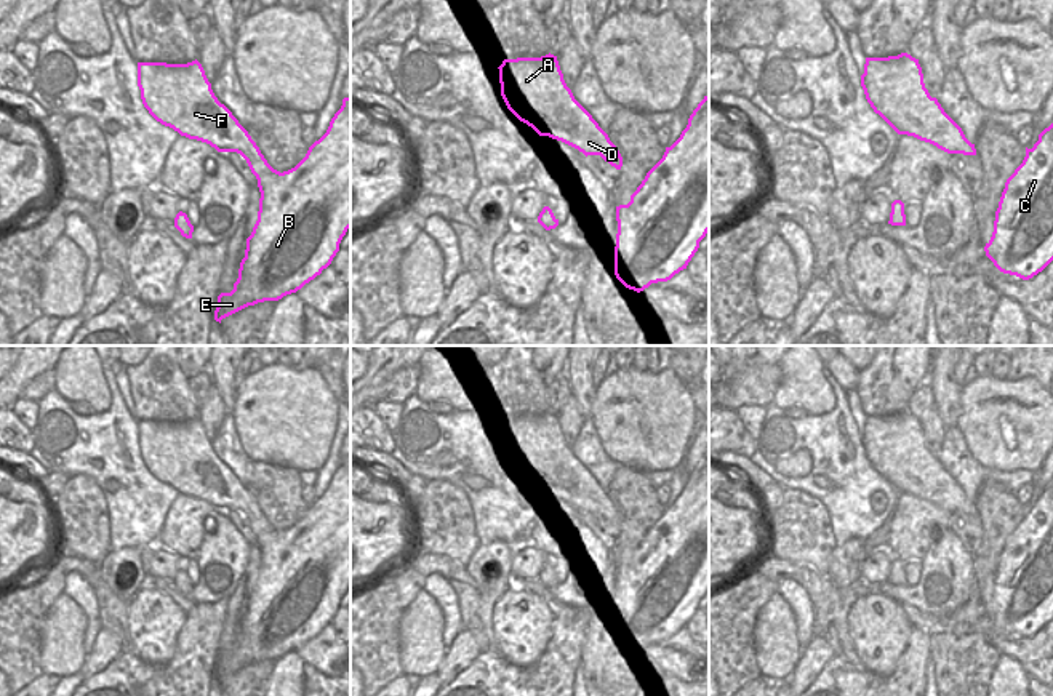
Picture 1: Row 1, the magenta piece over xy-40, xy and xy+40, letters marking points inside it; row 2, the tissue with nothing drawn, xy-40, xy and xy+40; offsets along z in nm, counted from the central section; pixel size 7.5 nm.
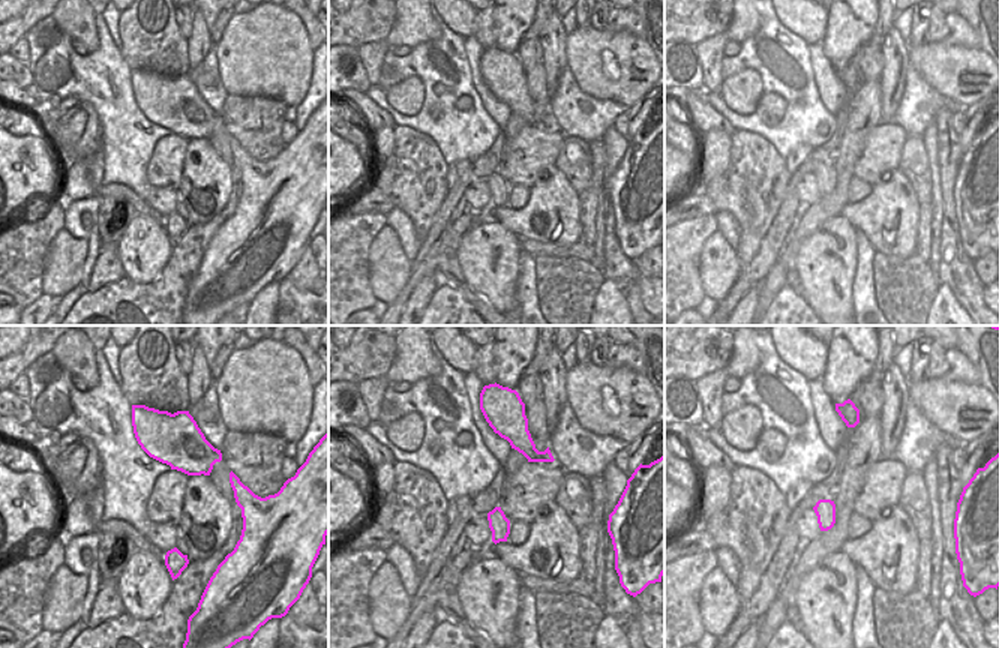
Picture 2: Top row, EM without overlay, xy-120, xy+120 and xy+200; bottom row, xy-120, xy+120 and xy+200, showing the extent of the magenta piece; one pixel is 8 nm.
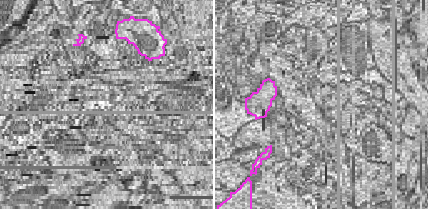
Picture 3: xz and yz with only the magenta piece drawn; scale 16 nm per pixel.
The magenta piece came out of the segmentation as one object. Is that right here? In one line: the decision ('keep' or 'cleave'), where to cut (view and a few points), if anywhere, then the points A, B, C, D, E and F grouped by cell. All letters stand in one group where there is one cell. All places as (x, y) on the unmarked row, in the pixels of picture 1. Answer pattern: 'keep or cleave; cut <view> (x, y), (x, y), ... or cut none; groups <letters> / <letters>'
keep; cut none; groups A B C D E F

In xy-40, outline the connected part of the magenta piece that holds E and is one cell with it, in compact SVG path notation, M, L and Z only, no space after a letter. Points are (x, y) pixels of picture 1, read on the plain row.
M138 421L138 445L149 472L181 494L210 502L218 510L240 512L258 538L261 550L258 579L246 597L245 616L230 651L218 654L214 678L258 661L278 659L296 651L326 627L350 586L350 456L330 480L326 491L315 499L306 515L288 530L274 528L248 490L218 459L202 422Z

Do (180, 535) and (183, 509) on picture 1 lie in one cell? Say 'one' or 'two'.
one

